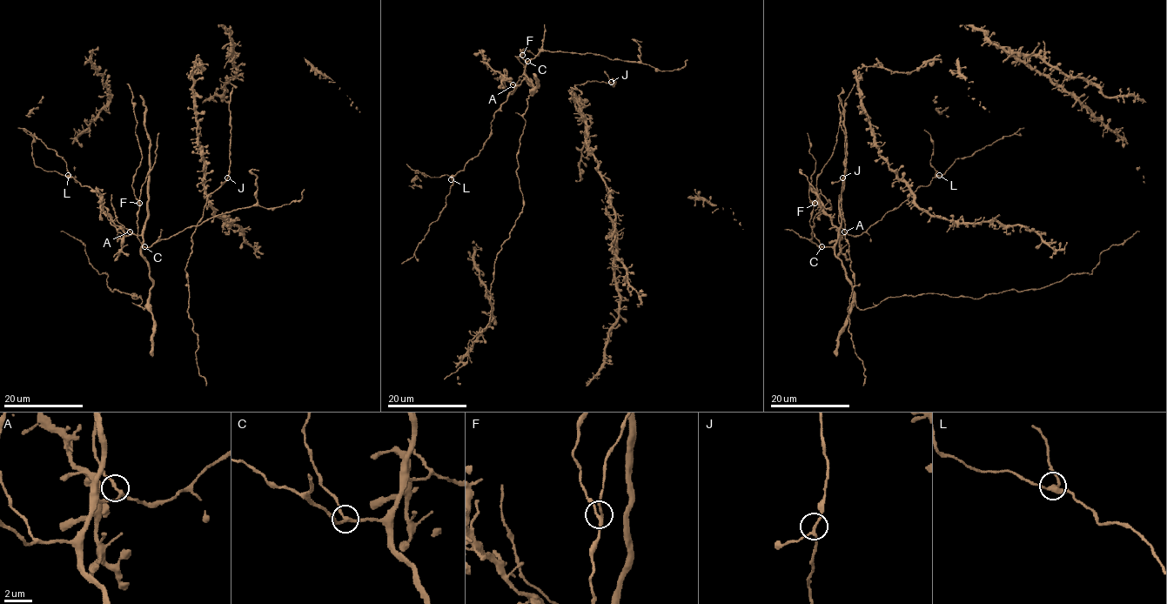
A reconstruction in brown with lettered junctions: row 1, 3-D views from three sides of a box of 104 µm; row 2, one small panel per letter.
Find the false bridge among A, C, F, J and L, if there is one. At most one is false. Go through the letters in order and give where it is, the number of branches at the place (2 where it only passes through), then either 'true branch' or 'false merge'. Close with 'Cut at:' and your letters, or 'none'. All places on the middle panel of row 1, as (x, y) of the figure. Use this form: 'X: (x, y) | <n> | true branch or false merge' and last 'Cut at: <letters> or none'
A: (513, 84) | 3 | true branch
C: (527, 61) | 3 | true branch
F: (522, 55) | 3 | true branch
J: (611, 82) | 3 | true branch
L: (451, 179) | 3 | true branch
Cut at: none

